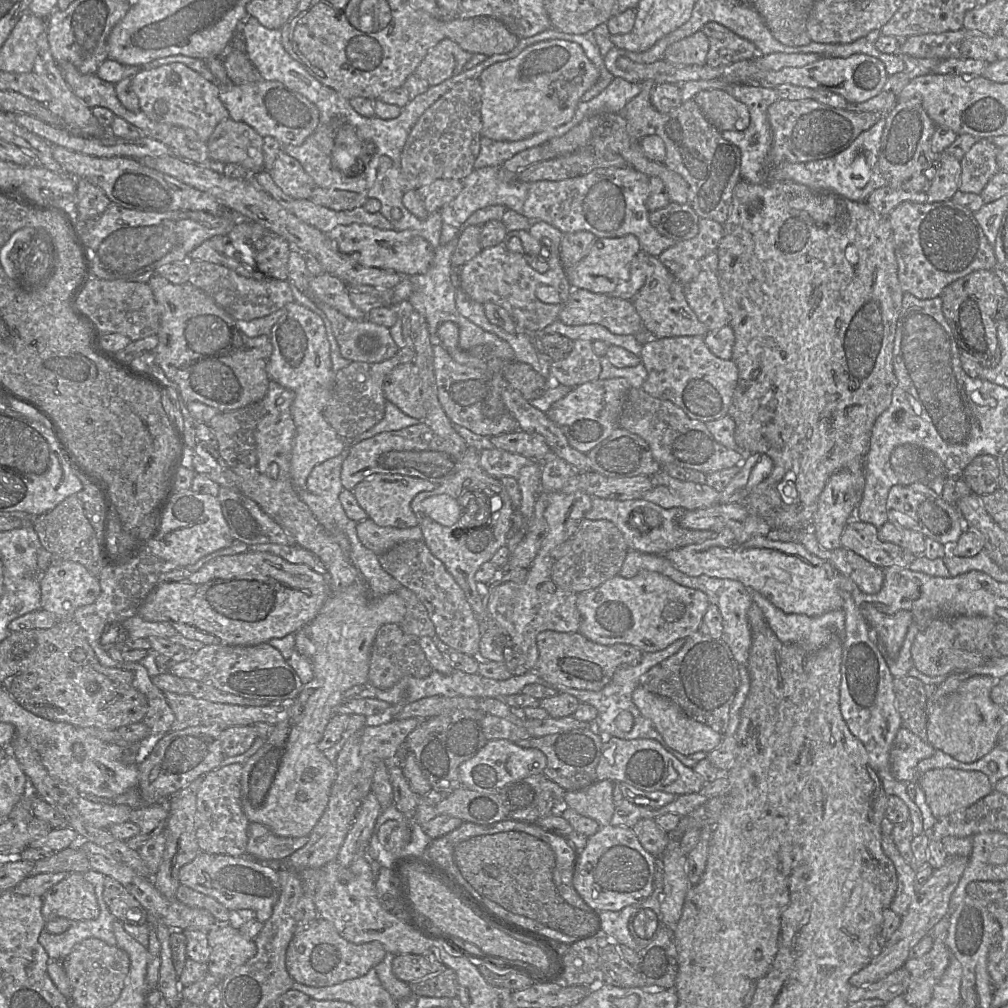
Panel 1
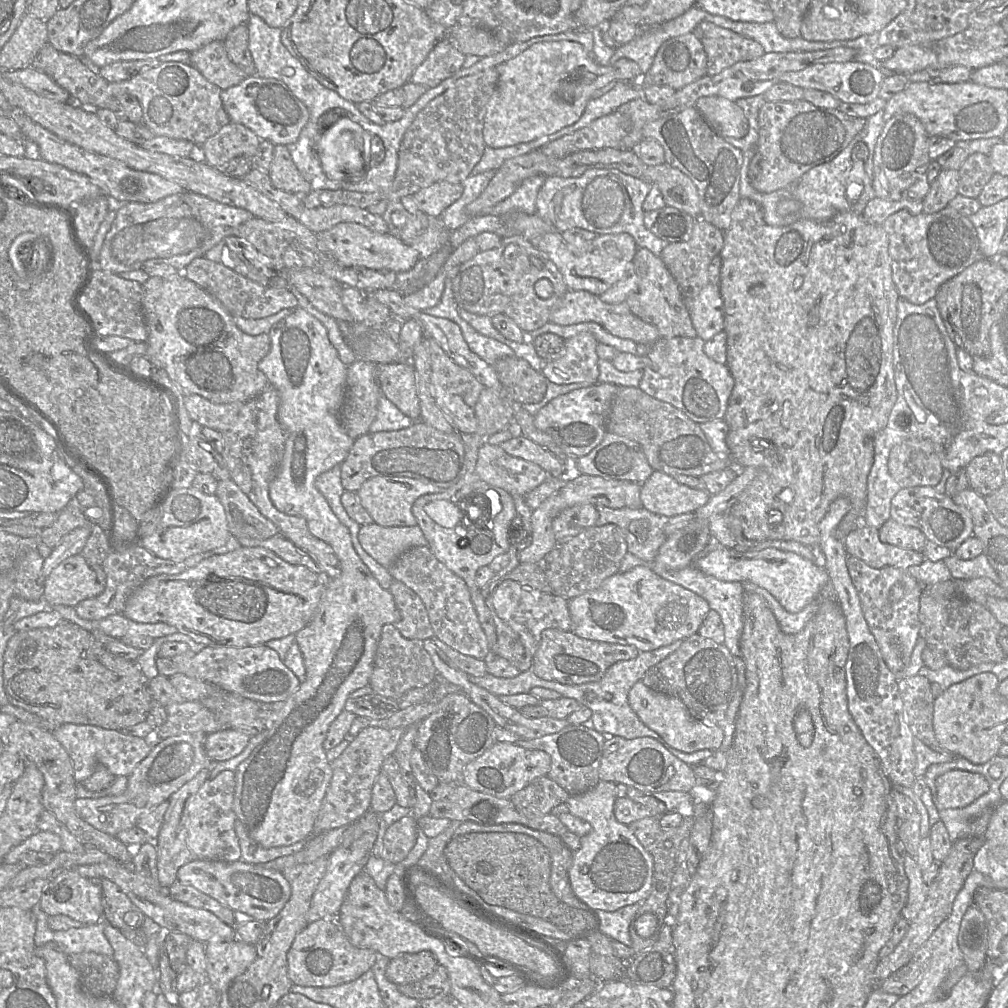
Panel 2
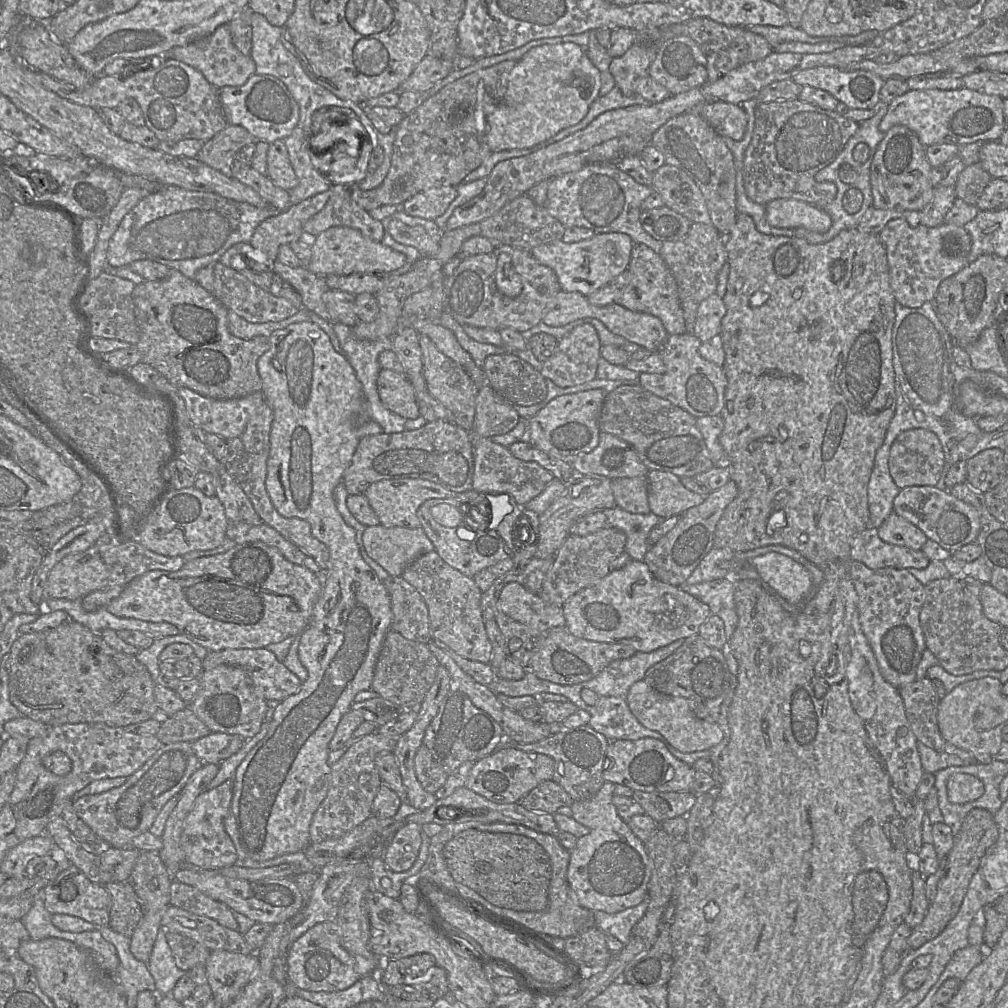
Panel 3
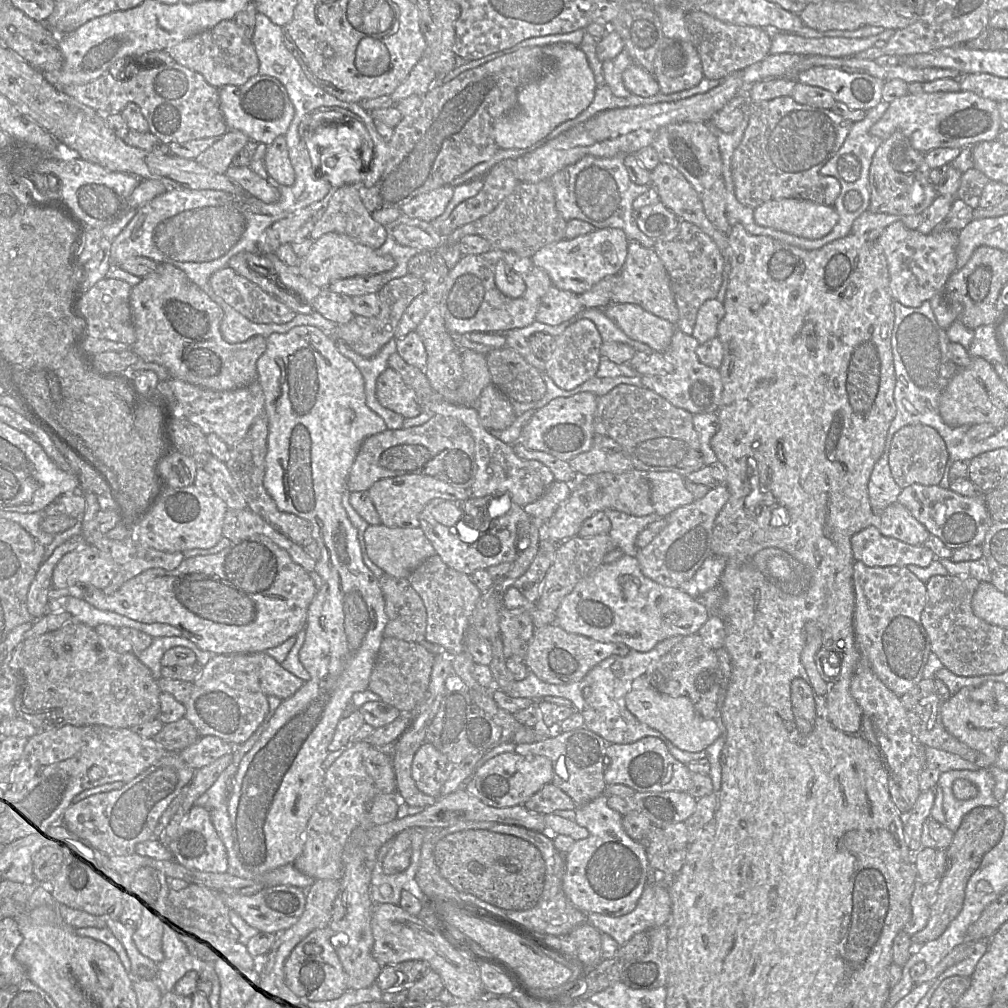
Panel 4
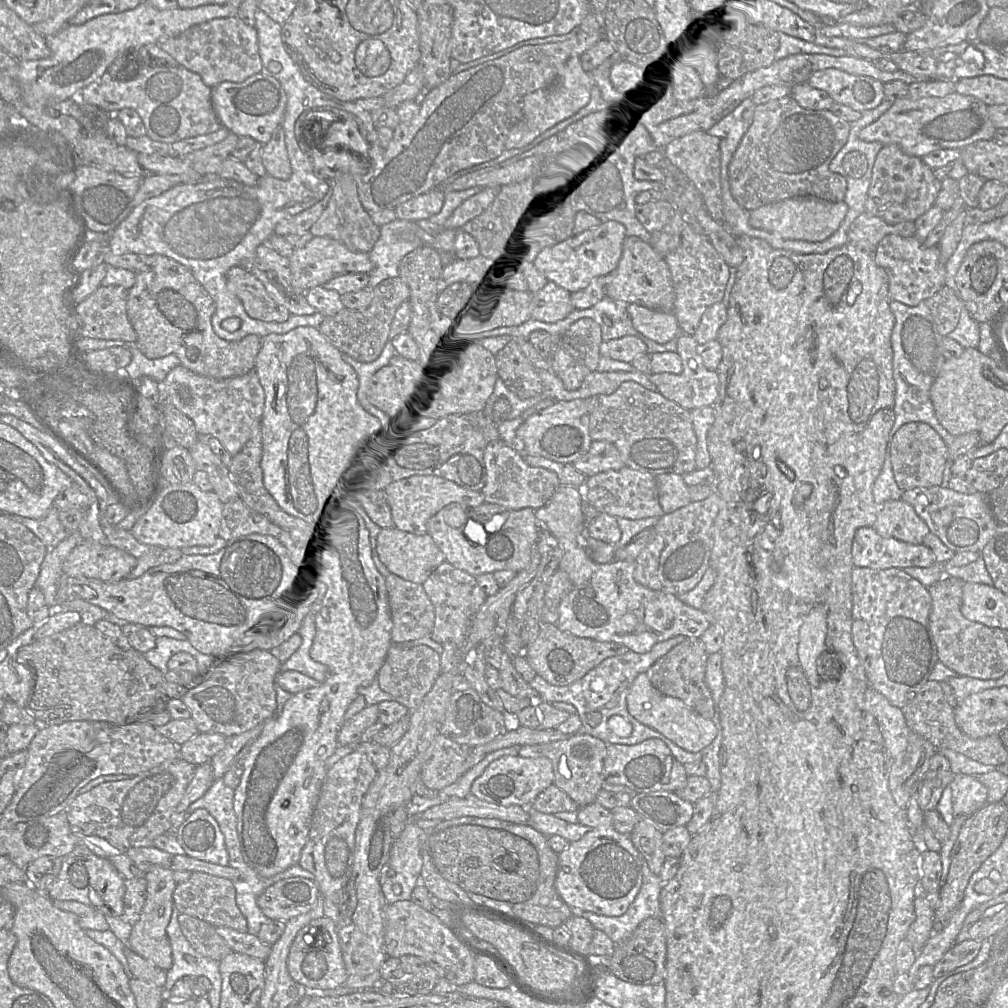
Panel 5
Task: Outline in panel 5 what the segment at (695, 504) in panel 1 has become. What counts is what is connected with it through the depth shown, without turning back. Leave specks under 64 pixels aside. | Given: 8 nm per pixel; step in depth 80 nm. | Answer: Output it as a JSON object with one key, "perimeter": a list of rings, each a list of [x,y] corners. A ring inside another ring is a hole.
{"perimeter":[[[666,473],[655,476],[658,500],[664,514],[671,513],[688,505],[691,498],[683,475]]]}

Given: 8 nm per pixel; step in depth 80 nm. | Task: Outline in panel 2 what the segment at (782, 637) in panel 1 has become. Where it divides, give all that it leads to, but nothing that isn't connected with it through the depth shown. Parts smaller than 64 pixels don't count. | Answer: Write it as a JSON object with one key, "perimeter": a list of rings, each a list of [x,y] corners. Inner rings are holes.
{"perimeter":[[[740,582],[745,592],[753,592],[761,595],[774,613],[781,630],[786,634],[800,632],[808,621],[816,614],[819,608],[819,600],[815,600],[797,613],[790,613],[767,590],[751,582]]]}

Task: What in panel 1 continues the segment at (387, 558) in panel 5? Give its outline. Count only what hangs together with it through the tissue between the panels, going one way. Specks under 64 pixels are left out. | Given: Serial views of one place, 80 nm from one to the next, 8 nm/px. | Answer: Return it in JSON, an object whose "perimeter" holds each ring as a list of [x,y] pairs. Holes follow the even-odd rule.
{"perimeter":[[[371,519],[357,523],[357,537],[361,544],[377,556],[407,541],[422,541],[423,534],[417,525],[410,528],[381,527]]]}

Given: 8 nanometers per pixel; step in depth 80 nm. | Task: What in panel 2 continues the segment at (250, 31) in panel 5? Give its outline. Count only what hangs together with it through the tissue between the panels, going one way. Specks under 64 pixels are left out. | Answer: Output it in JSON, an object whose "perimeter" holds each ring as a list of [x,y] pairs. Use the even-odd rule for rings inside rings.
{"perimeter":[[[214,40],[191,52],[190,64],[222,90],[239,84],[247,77],[229,58],[224,40]]]}

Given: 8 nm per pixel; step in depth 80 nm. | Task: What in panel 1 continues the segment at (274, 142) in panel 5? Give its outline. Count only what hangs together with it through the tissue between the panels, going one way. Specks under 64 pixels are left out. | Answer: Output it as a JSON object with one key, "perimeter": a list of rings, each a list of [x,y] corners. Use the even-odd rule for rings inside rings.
{"perimeter":[[[283,149],[279,152],[270,170],[270,175],[285,194],[296,199],[309,199],[316,187],[300,162]]]}

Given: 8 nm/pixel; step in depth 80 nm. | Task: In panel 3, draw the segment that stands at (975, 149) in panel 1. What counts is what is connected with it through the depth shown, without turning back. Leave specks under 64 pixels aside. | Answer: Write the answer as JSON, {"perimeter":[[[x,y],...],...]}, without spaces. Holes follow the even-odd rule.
{"perimeter":[[[979,162],[966,166],[958,176],[955,194],[967,204],[976,205],[991,179]]]}

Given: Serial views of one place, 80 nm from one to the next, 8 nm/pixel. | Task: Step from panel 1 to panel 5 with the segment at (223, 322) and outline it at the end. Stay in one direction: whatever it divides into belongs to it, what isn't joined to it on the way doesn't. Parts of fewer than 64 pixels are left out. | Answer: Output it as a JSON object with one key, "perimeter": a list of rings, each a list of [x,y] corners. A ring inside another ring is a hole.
{"perimeter":[[[139,255],[141,271],[136,274],[134,285],[127,293],[127,316],[137,334],[136,346],[149,359],[176,355],[181,366],[190,371],[214,379],[243,376],[255,369],[256,357],[260,351],[262,338],[251,334],[240,341],[226,341],[213,330],[212,316],[216,305],[192,272],[183,264],[164,255]]]}

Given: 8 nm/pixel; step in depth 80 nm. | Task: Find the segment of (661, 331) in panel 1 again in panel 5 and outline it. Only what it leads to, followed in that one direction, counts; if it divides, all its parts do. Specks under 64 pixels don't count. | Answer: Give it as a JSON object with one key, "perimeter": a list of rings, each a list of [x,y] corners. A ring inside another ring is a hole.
{"perimeter":[[[626,236],[623,240],[622,255],[616,269],[609,274],[605,295],[621,304],[635,303],[652,310],[674,313],[675,293],[664,258],[649,243],[634,236]]]}

